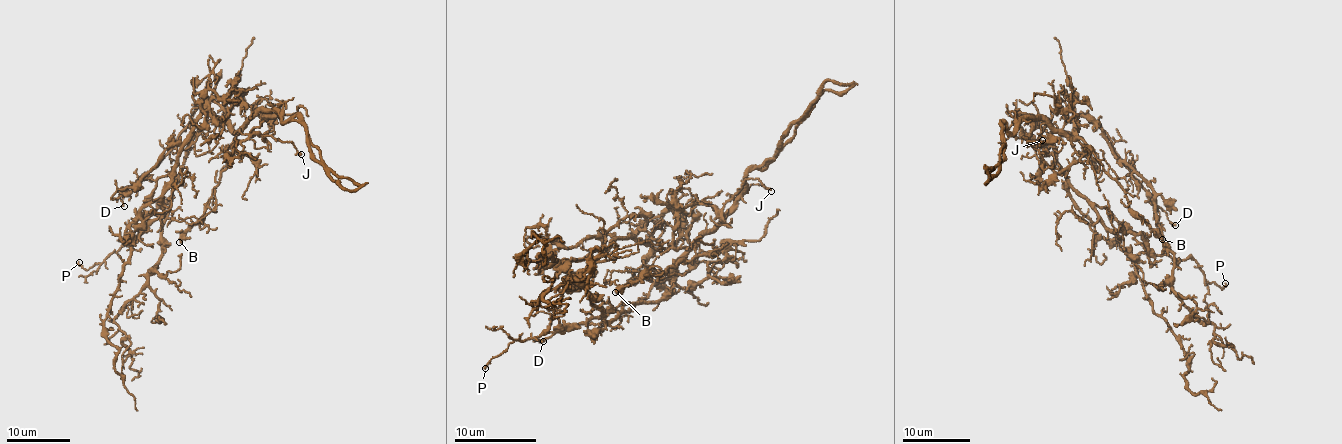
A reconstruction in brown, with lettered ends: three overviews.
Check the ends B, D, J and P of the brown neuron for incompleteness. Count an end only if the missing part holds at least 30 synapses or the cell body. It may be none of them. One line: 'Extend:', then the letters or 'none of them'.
Extend: none of them

